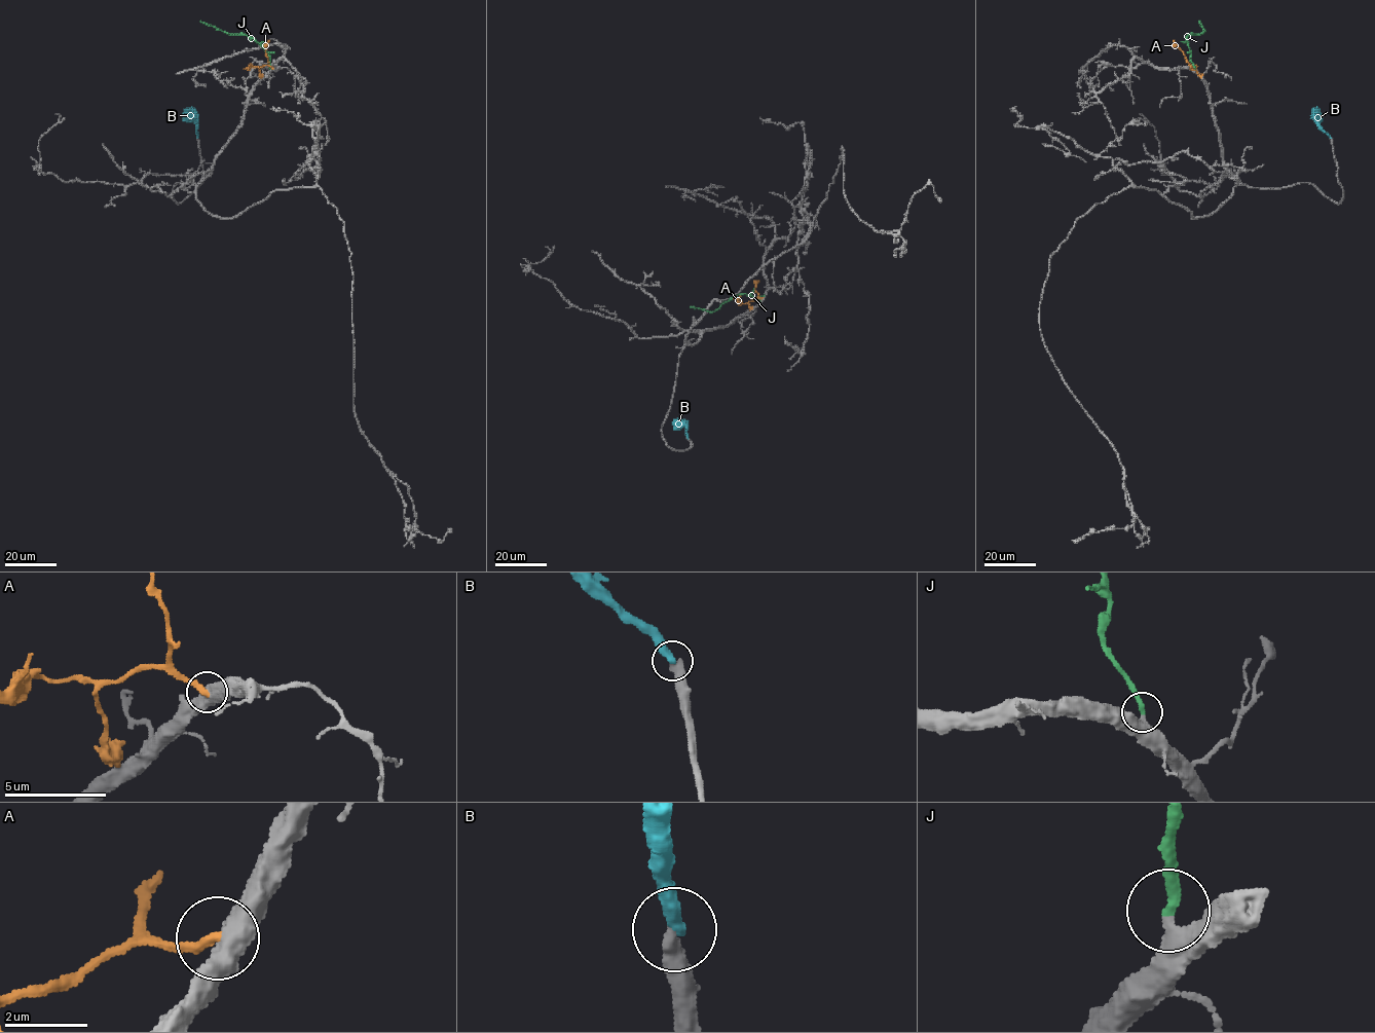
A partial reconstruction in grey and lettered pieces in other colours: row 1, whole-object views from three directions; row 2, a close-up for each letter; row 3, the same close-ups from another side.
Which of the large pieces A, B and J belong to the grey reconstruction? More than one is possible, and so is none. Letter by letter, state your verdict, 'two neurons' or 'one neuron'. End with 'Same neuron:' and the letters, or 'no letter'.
A: two neurons
B: two neurons
J: one neuron
Same neuron: J

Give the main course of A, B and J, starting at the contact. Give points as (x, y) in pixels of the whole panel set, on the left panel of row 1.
A: (272, 68), (268, 65), (265, 52), (268, 40)
B: (197, 137), (197, 126), (185, 108)
J: (269, 68), (268, 52), (251, 37), (230, 35), (200, 21)

